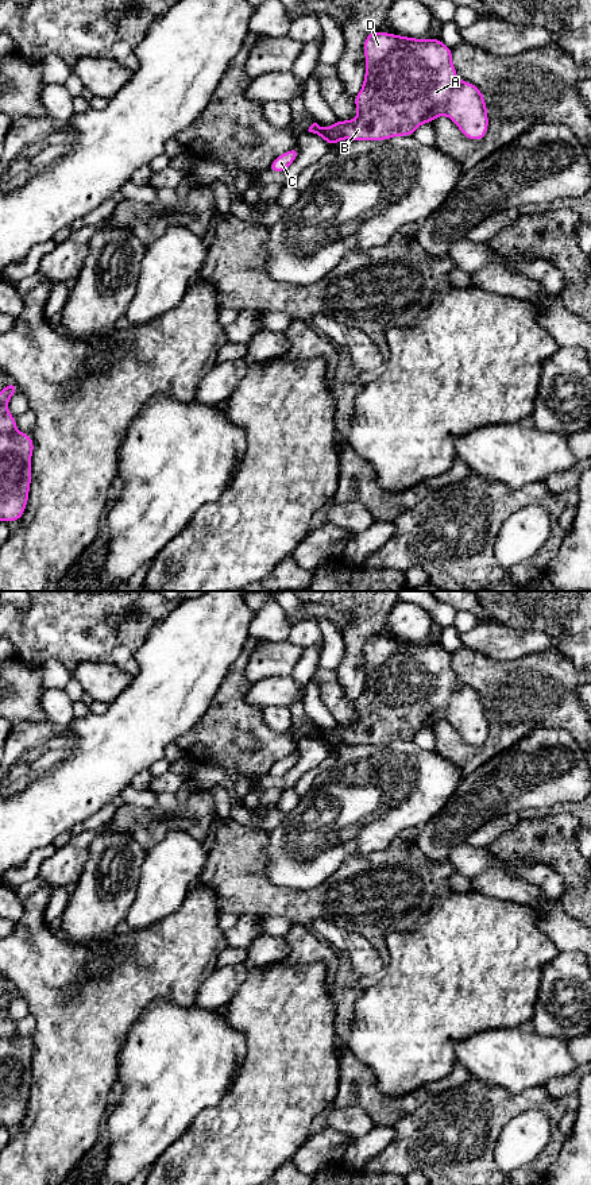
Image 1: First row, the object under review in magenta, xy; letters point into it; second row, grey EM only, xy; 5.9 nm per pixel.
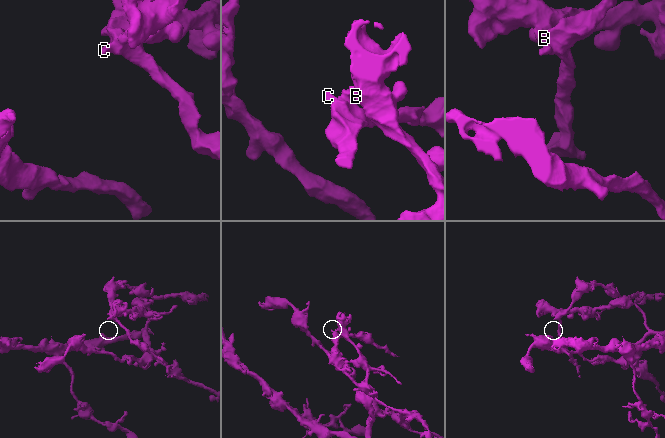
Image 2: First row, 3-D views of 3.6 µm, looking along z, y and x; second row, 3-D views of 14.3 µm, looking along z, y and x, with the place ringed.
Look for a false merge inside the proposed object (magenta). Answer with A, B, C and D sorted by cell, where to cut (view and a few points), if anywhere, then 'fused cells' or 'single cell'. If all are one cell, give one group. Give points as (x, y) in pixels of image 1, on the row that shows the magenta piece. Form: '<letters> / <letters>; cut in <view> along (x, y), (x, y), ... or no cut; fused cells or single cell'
A B D / C; cut in xy along (320, 128), (332, 143); fused cells

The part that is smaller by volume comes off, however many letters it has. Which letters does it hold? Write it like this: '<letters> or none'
C

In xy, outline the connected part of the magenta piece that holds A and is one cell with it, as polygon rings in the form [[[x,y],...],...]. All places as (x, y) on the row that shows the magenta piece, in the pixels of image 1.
[[[385,31],[370,32],[363,43],[366,74],[360,92],[354,97],[358,116],[321,128],[332,144],[341,139],[387,140],[413,136],[424,123],[448,116],[470,140],[482,140],[488,130],[486,100],[482,90],[468,81],[459,81],[452,63],[452,49],[440,38],[417,39]]]

